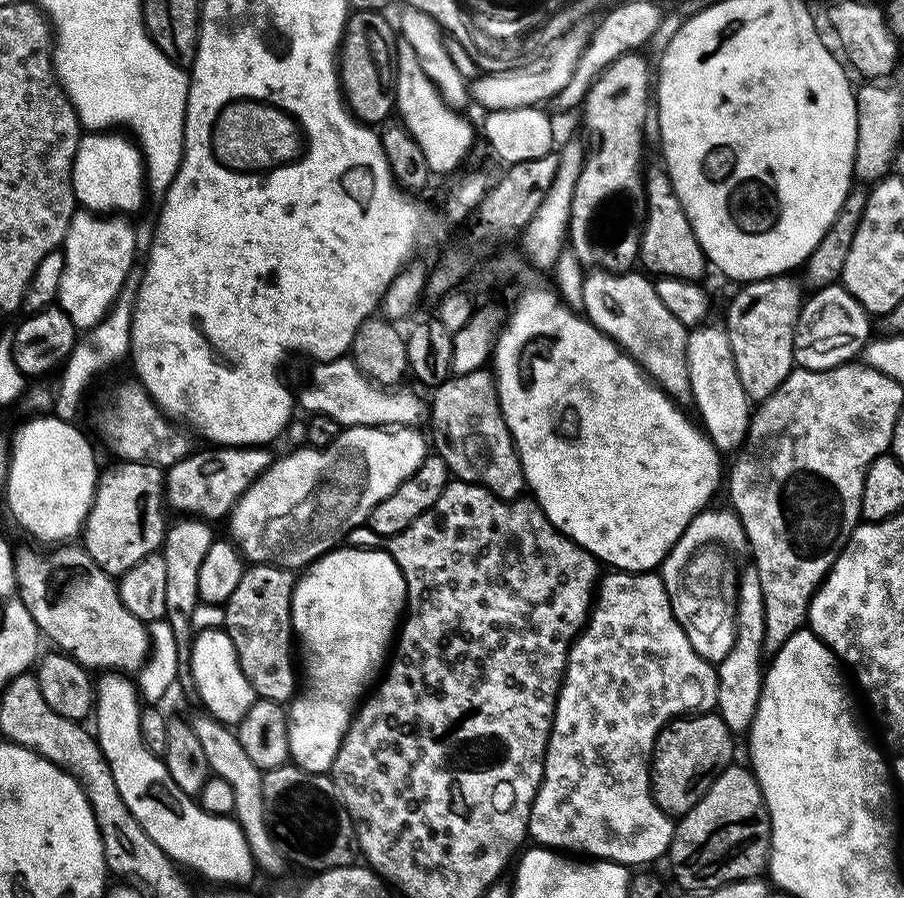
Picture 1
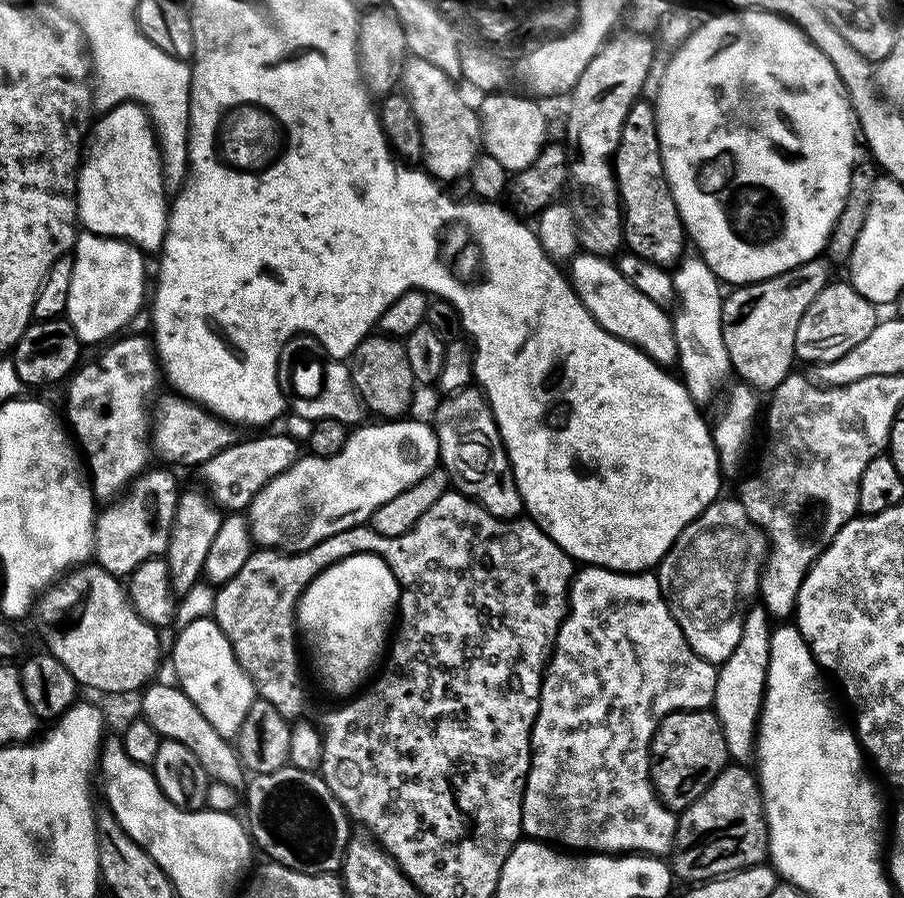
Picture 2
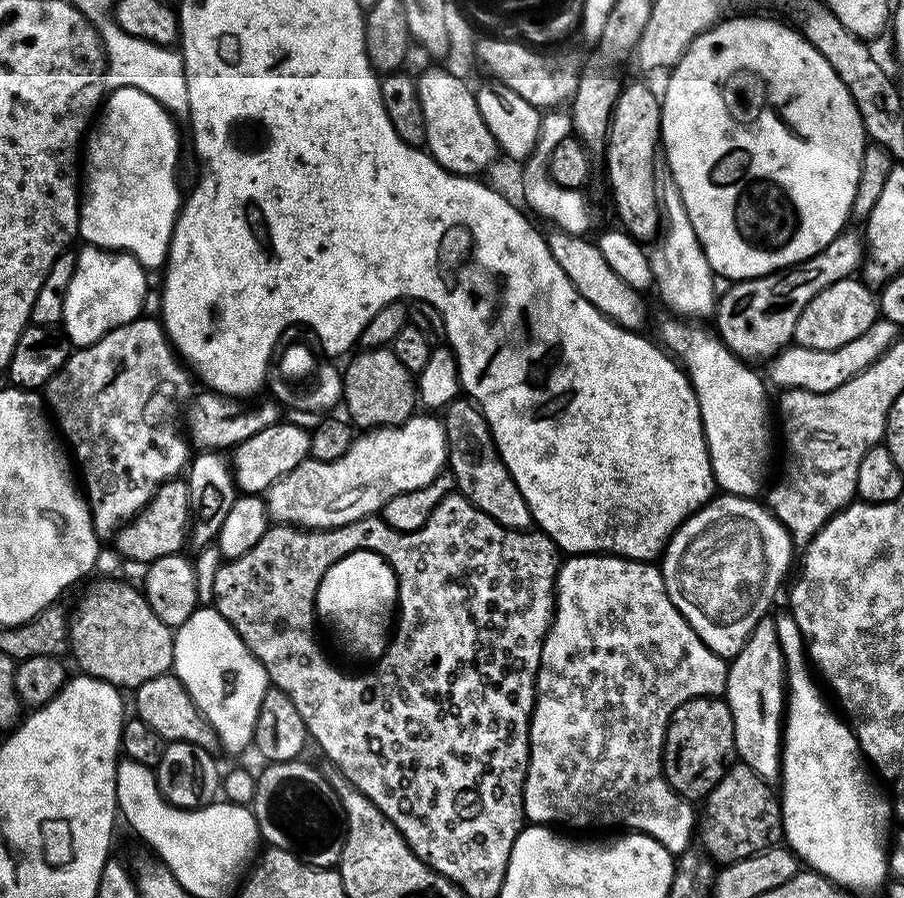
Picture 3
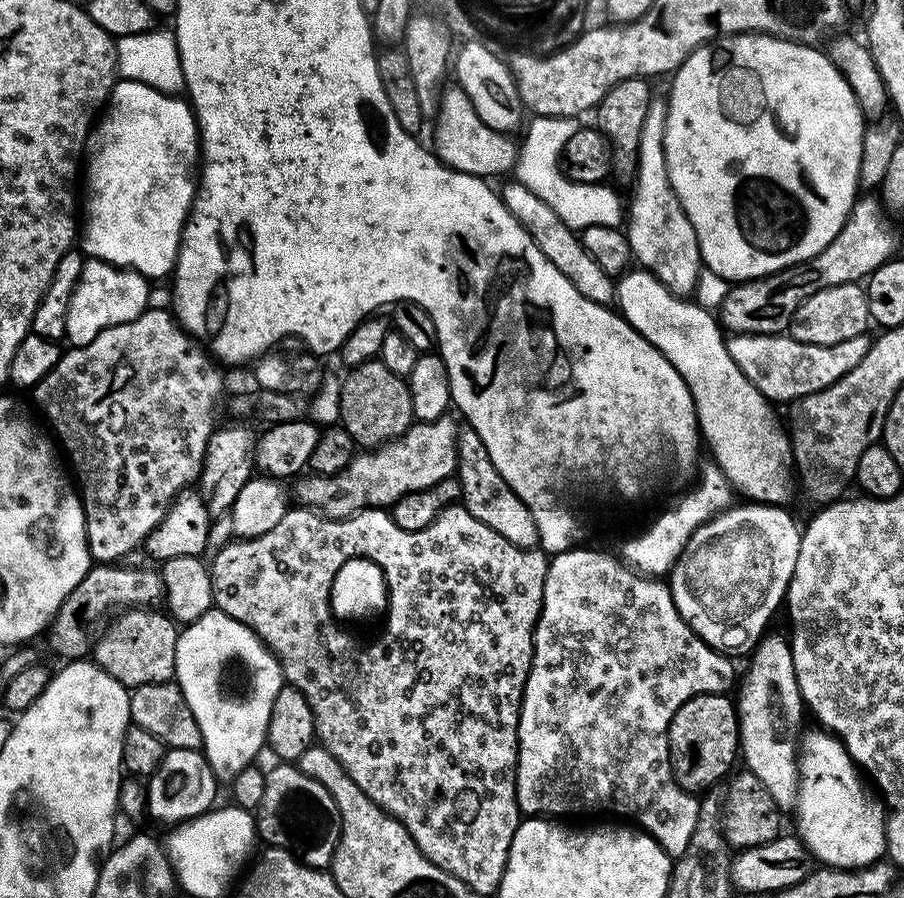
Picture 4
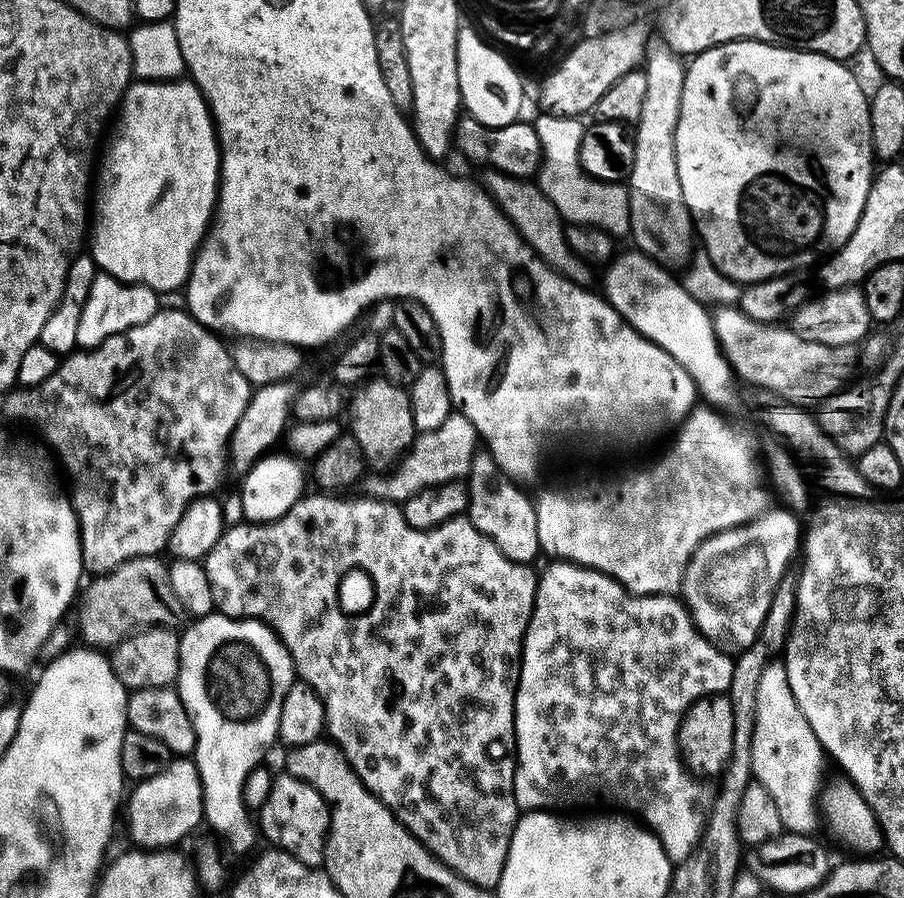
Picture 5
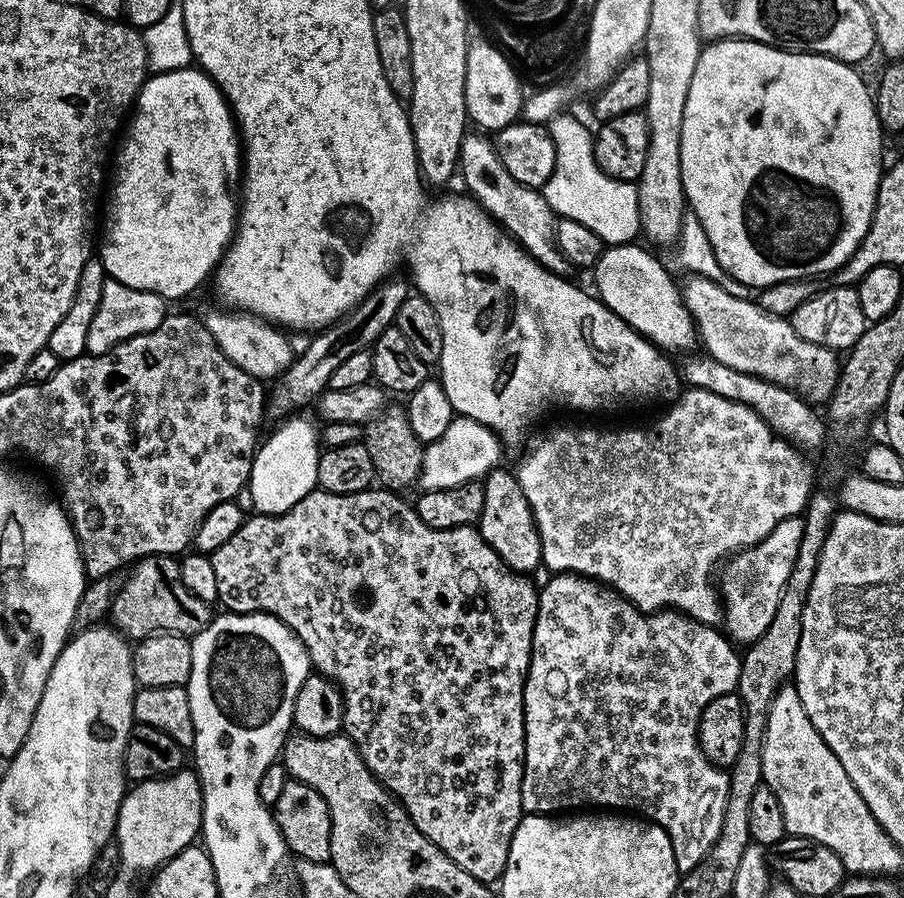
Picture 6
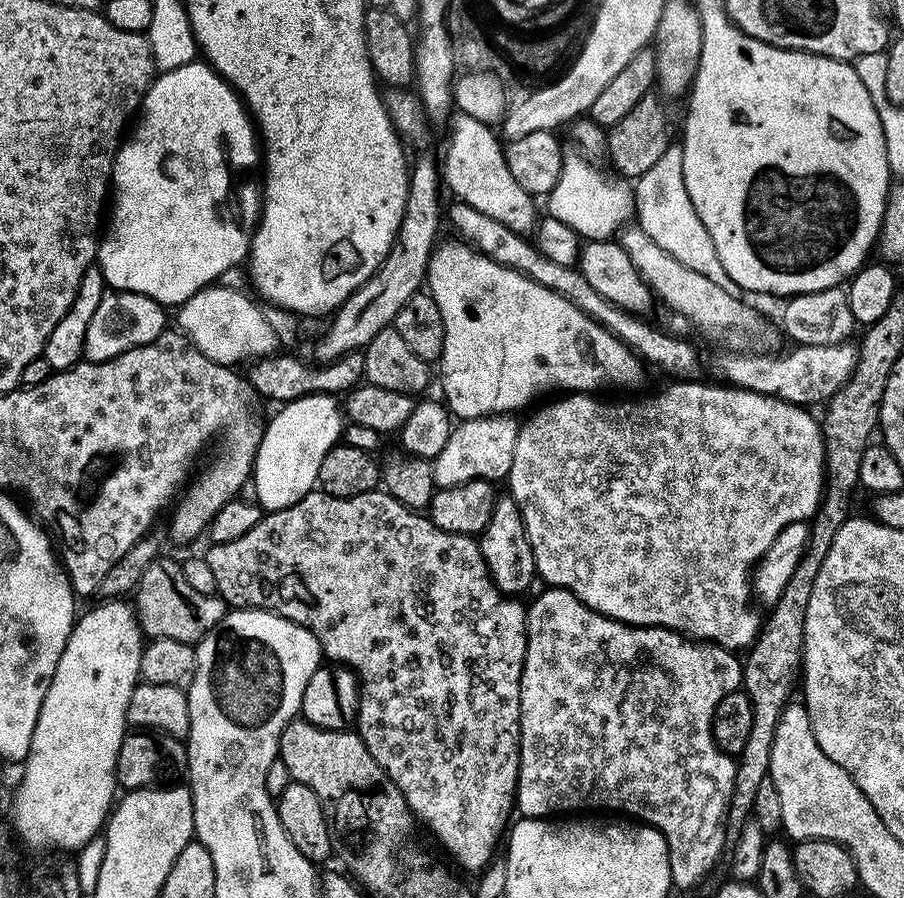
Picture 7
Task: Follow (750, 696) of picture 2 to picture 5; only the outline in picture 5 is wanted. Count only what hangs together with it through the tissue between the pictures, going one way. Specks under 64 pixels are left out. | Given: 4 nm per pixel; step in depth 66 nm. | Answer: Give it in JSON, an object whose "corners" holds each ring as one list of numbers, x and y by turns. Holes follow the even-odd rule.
{"corners":[[773,662,762,674,762,682,758,684,756,699,756,725,752,735,752,775,755,783,766,786,770,790,770,798,778,805,778,814,782,814,782,822,789,832,815,833,818,824,818,797,822,792,820,779,824,776,824,760,826,753,818,742,814,730,810,730,810,722,806,722,806,714,798,706,794,698,794,690,790,690,790,678,786,678,783,663]]}

